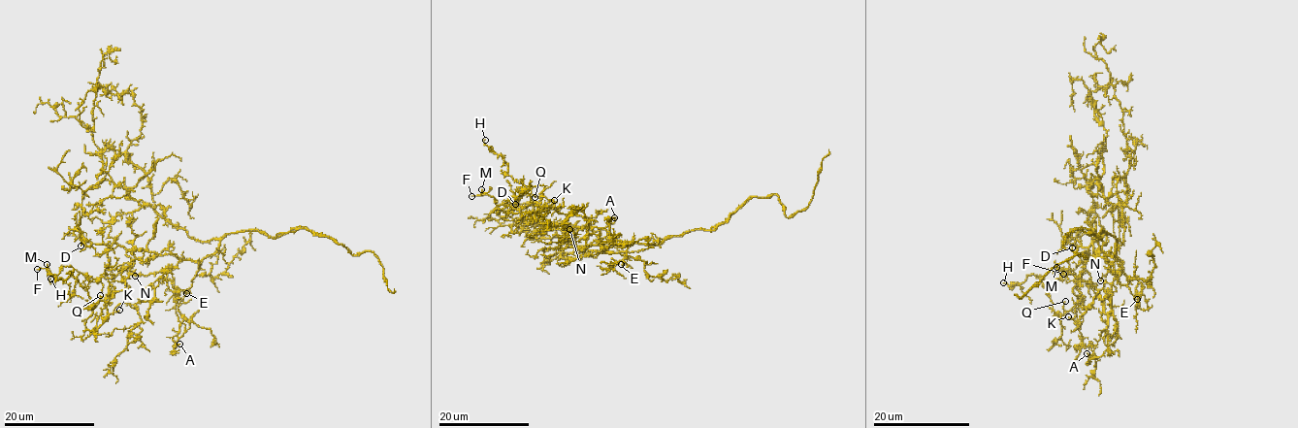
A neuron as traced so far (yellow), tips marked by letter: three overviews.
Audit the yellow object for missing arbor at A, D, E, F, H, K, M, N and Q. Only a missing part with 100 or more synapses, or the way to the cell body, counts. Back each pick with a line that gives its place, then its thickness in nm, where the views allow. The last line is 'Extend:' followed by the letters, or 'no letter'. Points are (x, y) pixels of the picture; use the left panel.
Extend: no letter

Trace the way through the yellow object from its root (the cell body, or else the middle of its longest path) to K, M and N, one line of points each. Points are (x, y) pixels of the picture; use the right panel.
K: (1120, 241), (1116, 243), (1113, 264), (1097, 257), (1096, 252), (1087, 262), (1073, 287), (1077, 319), (1068, 316)
M: (1120, 241), (1113, 264), (1088, 247), (1084, 264), (1087, 282), (1073, 270), (1062, 279), (1056, 267)
N: (1120, 241), (1116, 243), (1113, 264), (1097, 257), (1097, 252), (1102, 251), (1110, 262), (1110, 269), (1100, 280)

